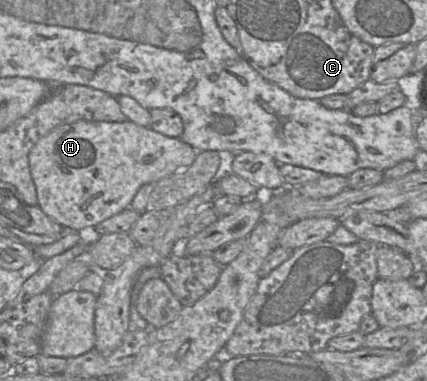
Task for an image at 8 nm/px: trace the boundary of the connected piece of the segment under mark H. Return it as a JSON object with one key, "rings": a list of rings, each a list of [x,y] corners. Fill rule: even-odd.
{"rings":[[[80,120],[61,125],[42,137],[29,153],[29,167],[40,209],[63,227],[87,230],[88,233],[99,223],[128,208],[143,185],[154,184],[189,167],[194,162],[197,152],[201,150],[194,149],[180,138],[165,136],[150,127],[142,127],[129,120],[124,122]]]}

